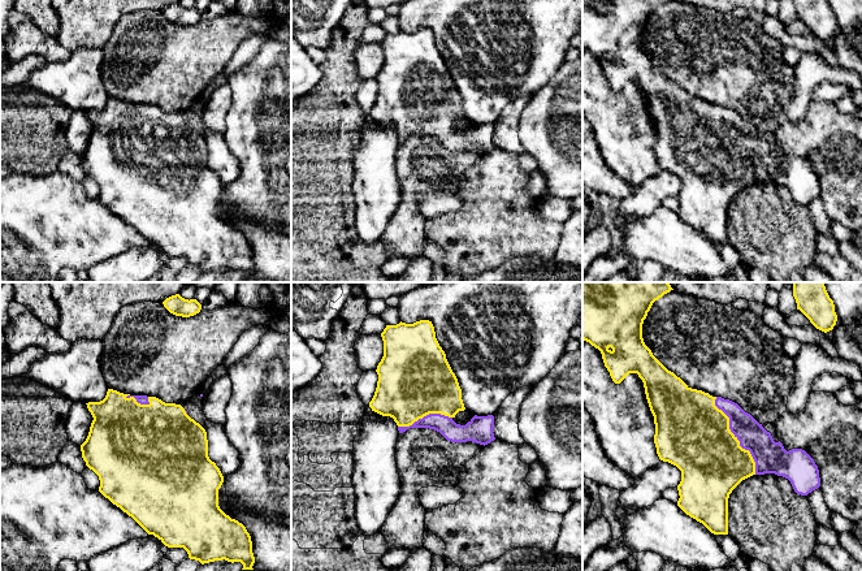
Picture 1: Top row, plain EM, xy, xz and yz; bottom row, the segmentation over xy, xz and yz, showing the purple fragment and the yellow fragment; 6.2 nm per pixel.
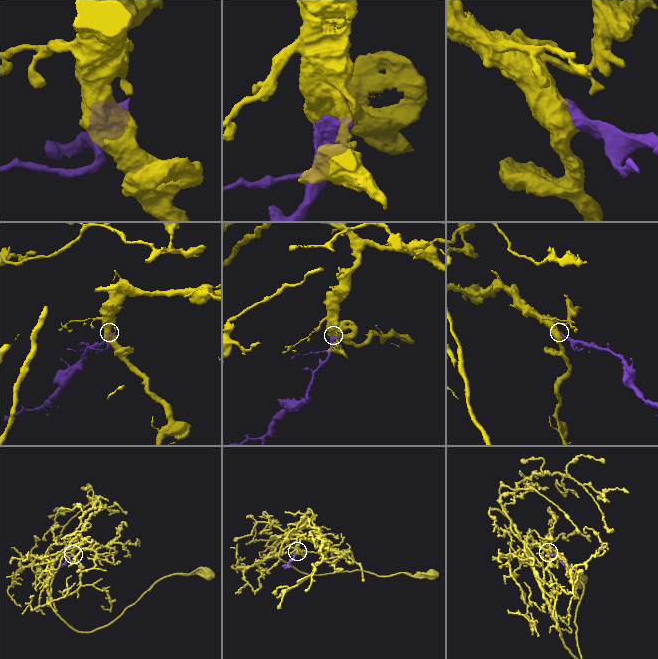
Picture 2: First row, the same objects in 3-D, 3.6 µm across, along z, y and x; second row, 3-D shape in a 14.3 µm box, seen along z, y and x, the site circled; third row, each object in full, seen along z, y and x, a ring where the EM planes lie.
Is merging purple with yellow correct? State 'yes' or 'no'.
yes

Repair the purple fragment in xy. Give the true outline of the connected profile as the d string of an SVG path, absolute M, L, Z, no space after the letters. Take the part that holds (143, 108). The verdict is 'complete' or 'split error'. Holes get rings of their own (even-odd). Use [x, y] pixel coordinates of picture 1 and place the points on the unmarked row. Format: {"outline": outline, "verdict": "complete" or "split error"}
{"outline": "M113 98L103 109L86 113L94 129L81 153L82 166L99 185L105 207L165 255L183 256L190 268L202 273L225 268L254 278L250 242L218 215L224 185L208 165L207 140L181 113Z", "verdict": "split error"}

